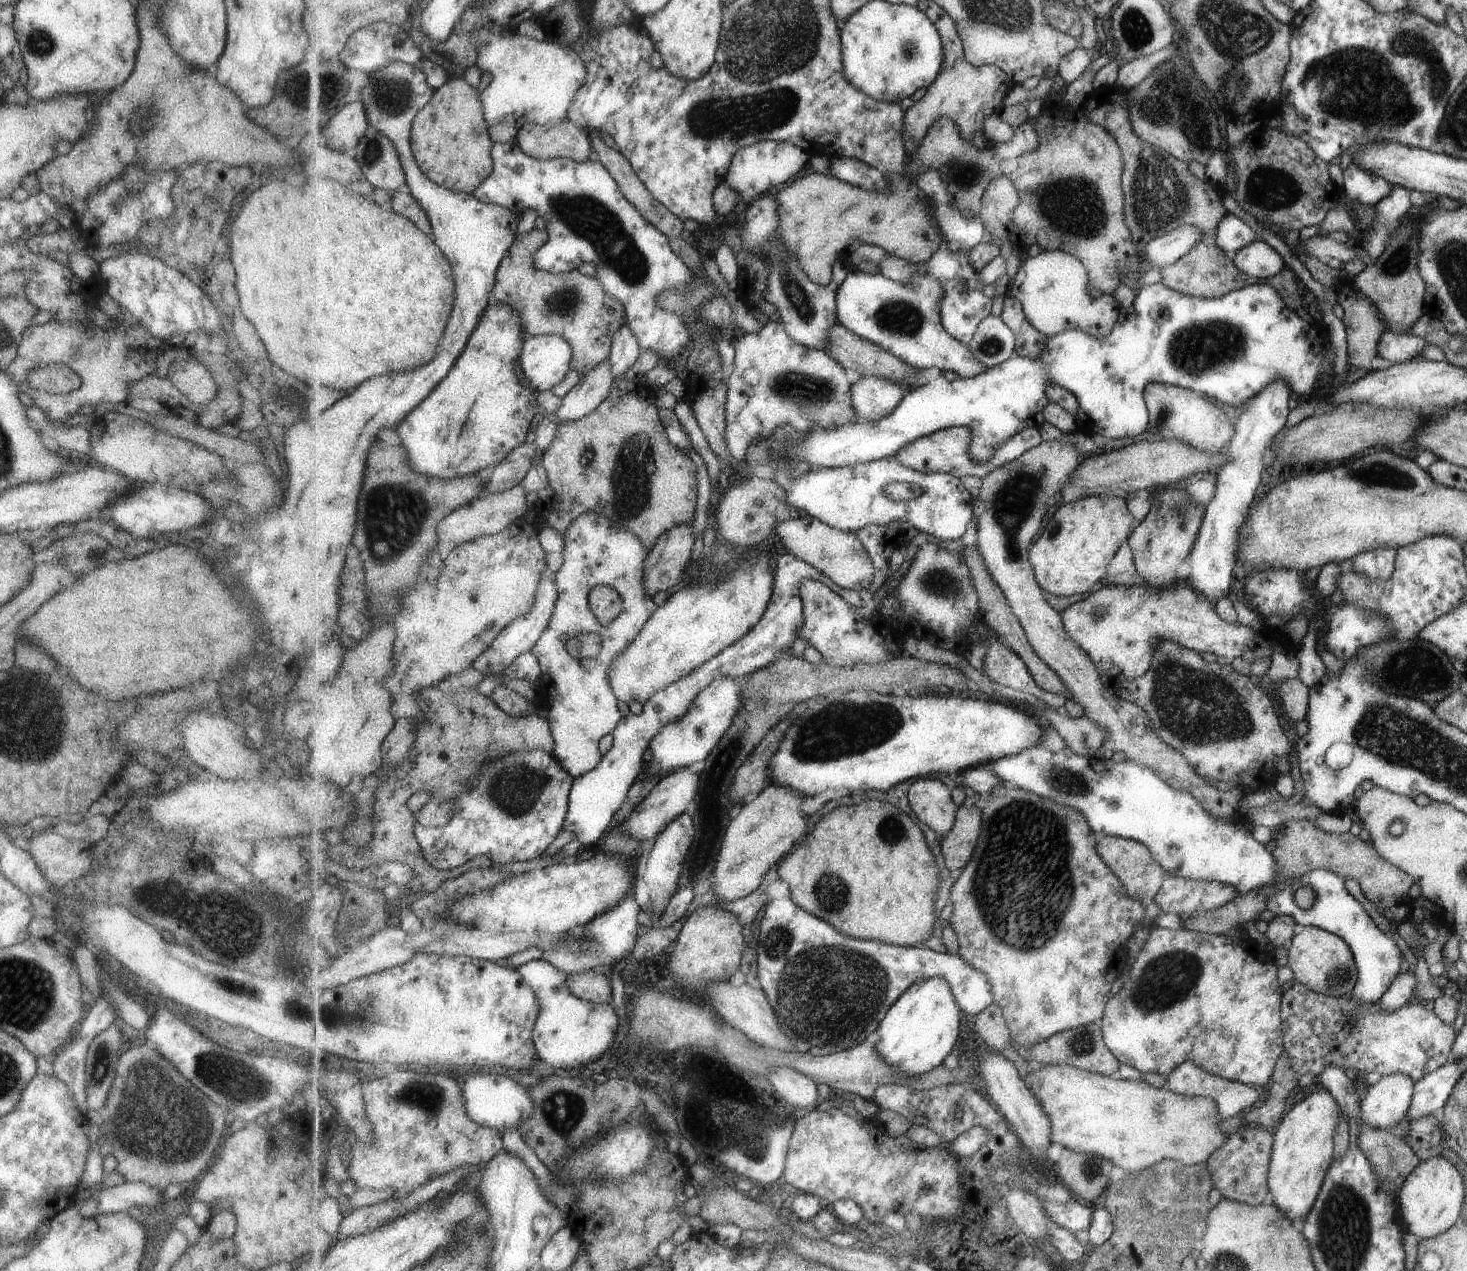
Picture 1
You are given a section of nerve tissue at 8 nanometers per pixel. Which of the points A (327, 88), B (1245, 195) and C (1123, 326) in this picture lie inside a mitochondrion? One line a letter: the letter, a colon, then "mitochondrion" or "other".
A: mitochondrion
B: mitochondrion
C: other

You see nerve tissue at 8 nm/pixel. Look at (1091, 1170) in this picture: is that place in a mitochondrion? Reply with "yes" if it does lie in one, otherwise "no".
yes

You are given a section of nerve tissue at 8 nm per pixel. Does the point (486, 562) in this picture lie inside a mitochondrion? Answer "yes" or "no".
yes

